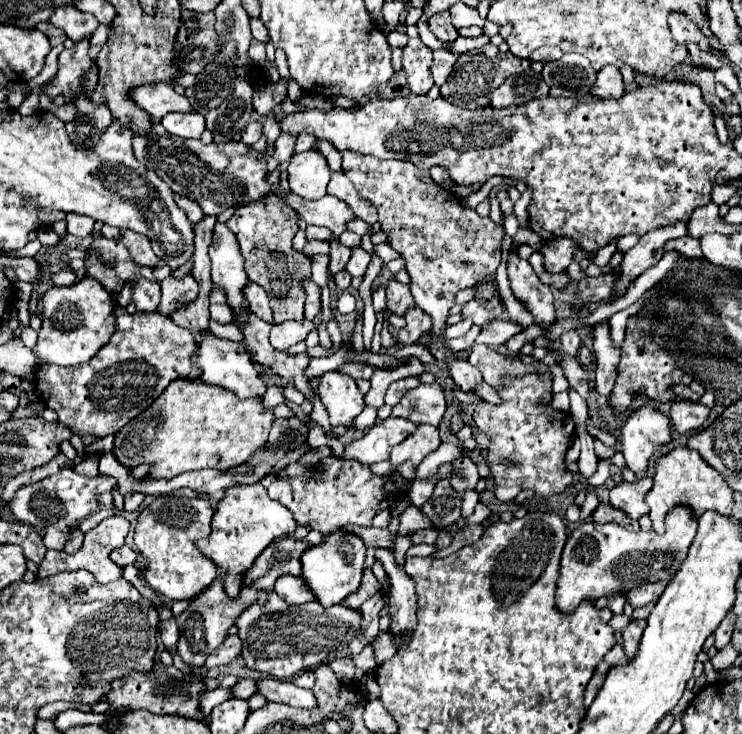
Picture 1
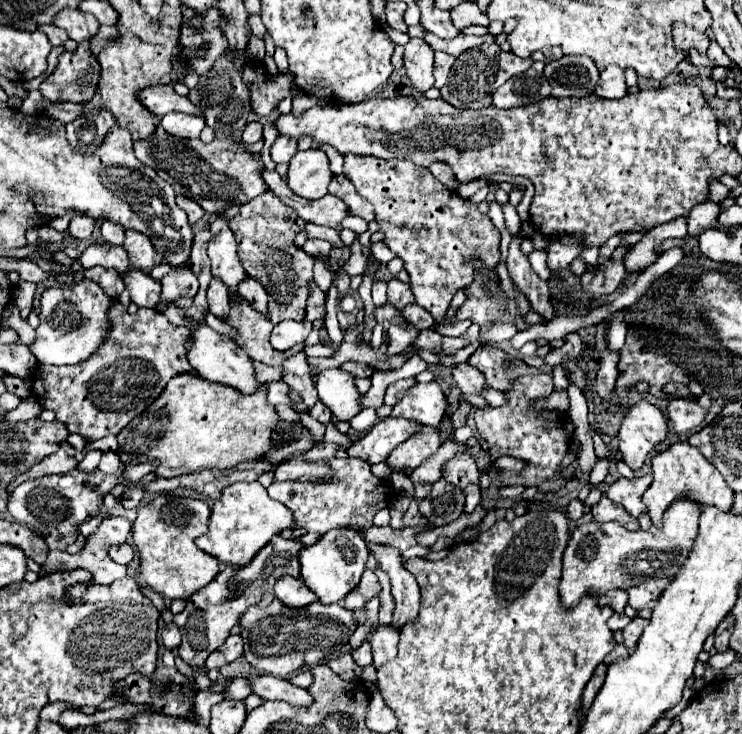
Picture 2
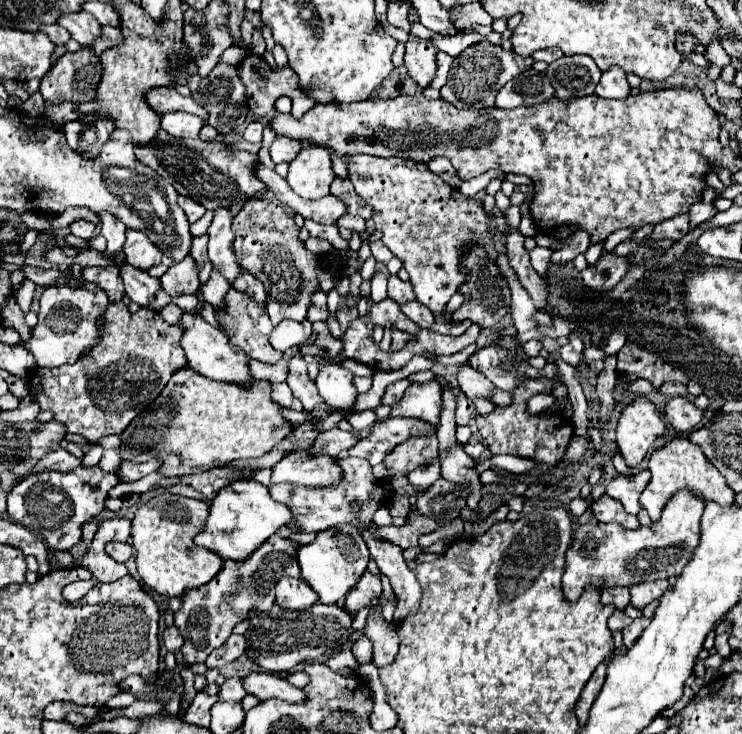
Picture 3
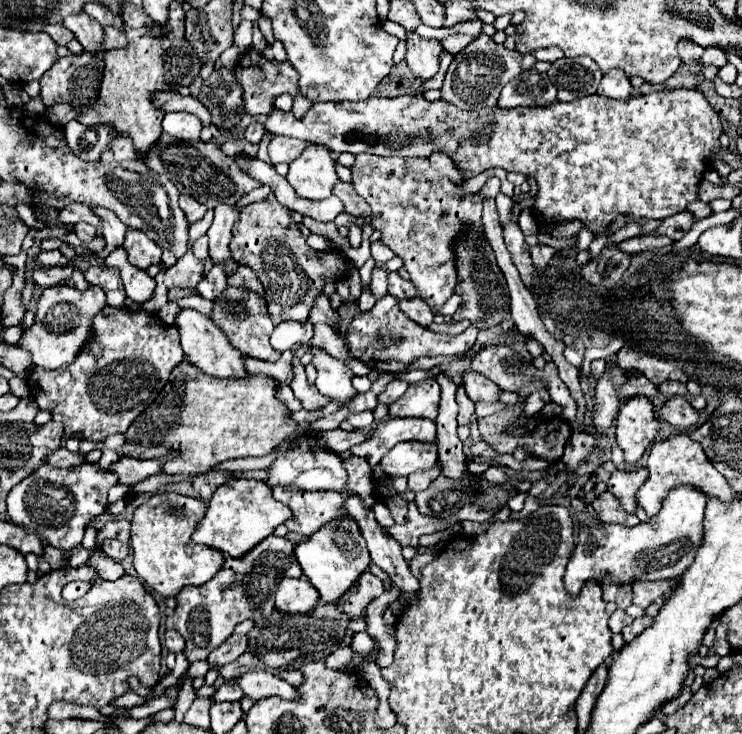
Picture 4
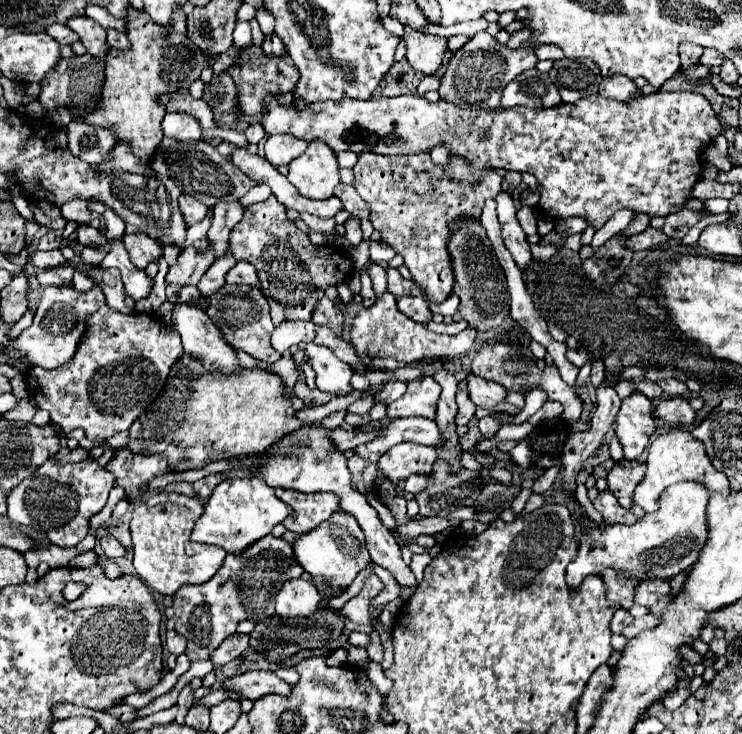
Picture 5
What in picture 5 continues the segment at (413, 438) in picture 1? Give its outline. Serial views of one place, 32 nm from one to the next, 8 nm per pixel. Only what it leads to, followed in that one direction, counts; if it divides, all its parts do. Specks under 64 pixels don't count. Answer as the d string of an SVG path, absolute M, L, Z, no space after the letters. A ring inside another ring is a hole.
M402 442L390 448L384 456L380 456L378 468L390 482L396 484L398 480L408 478L410 474L432 472L432 466L436 460L438 460L438 454L434 446Z

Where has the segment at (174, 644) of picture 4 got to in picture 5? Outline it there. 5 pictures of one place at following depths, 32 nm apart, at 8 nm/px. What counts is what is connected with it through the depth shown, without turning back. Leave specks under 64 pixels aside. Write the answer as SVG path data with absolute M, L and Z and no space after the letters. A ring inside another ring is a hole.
M170 630L170 632L166 632L166 648L172 652L172 654L182 654L184 650L186 650L186 640L178 634L178 632L174 632L174 630Z

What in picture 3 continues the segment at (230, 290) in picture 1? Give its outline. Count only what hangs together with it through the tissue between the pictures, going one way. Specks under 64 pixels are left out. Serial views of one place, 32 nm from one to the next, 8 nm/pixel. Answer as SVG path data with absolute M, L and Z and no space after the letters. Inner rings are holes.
M218 208L214 212L214 220L208 228L210 242L208 242L208 258L212 262L212 268L220 272L230 284L240 276L240 264L234 256L234 236L230 230L232 214L228 208Z

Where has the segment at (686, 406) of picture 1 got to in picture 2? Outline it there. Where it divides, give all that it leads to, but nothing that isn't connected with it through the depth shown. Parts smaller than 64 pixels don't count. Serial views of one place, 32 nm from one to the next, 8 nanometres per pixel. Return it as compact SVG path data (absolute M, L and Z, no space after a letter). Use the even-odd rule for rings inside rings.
M672 398L668 406L668 420L672 422L678 434L696 430L708 414L708 408L702 408L698 402L688 398Z

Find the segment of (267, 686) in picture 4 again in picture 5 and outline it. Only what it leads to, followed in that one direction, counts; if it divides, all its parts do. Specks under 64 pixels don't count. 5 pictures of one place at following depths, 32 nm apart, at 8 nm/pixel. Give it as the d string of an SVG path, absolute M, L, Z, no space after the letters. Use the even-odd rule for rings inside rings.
M254 670L254 672L246 672L240 676L228 678L228 680L224 680L224 688L240 692L242 698L252 701L256 701L262 696L268 696L268 694L280 694L280 696L292 694L290 684L280 680L274 672L266 672L266 670Z

